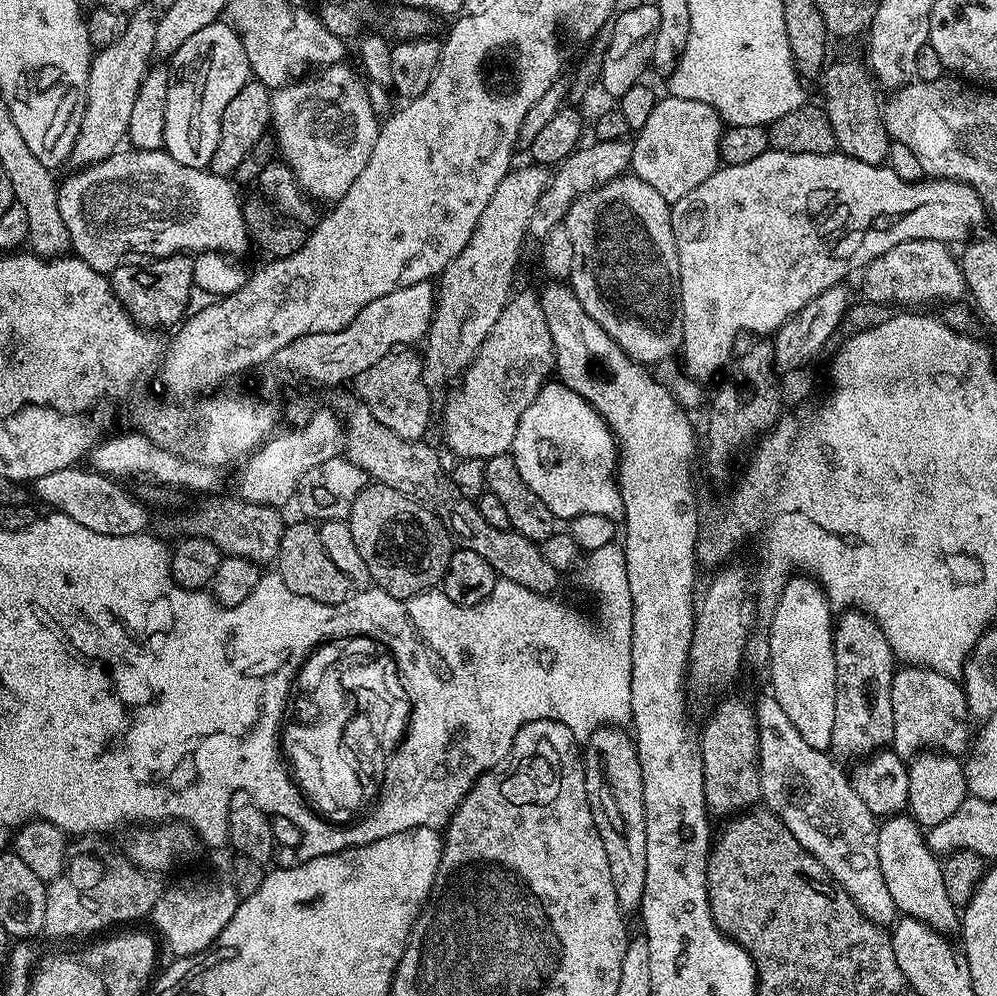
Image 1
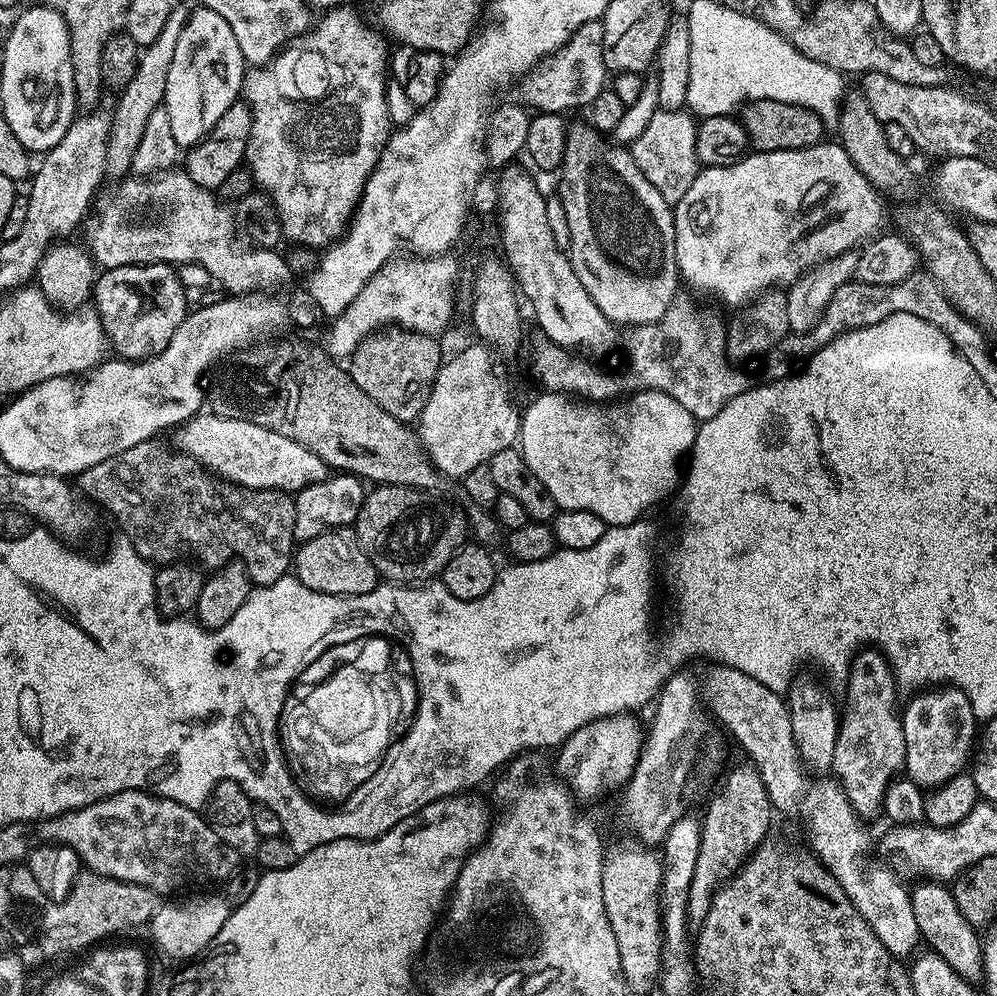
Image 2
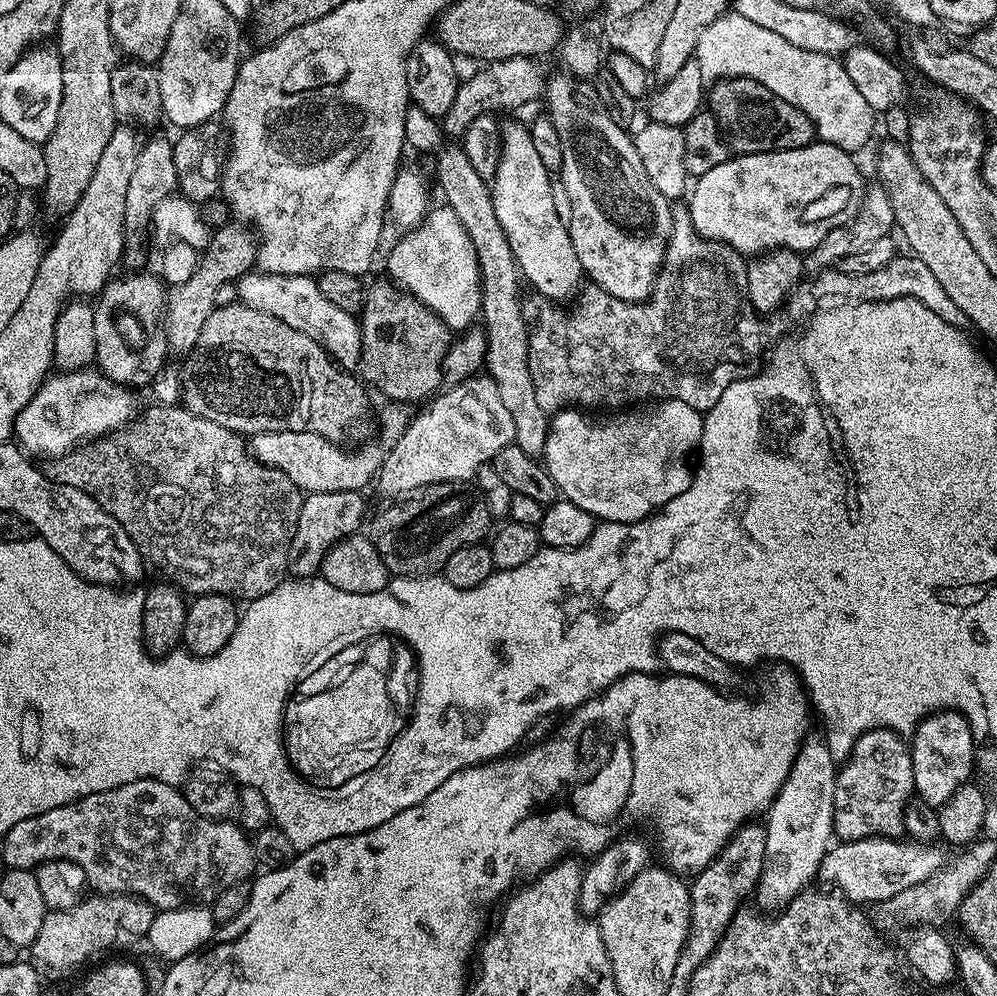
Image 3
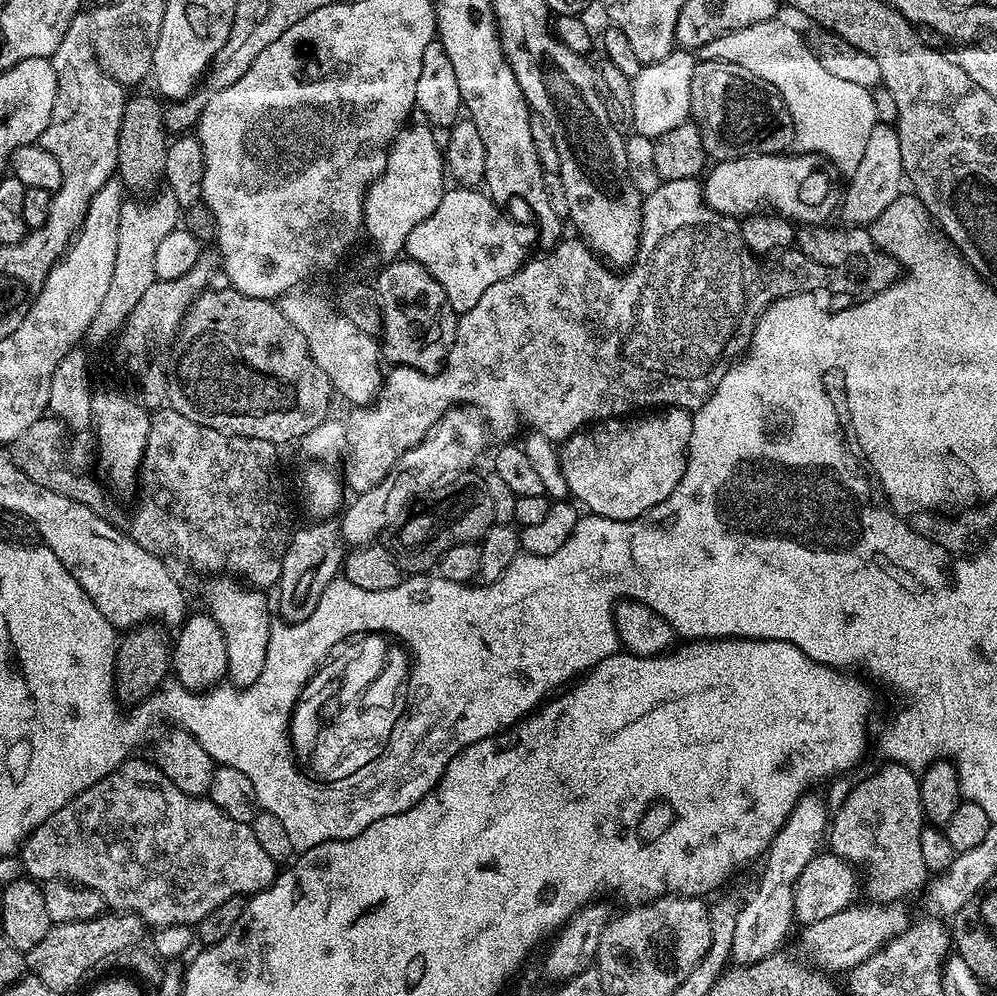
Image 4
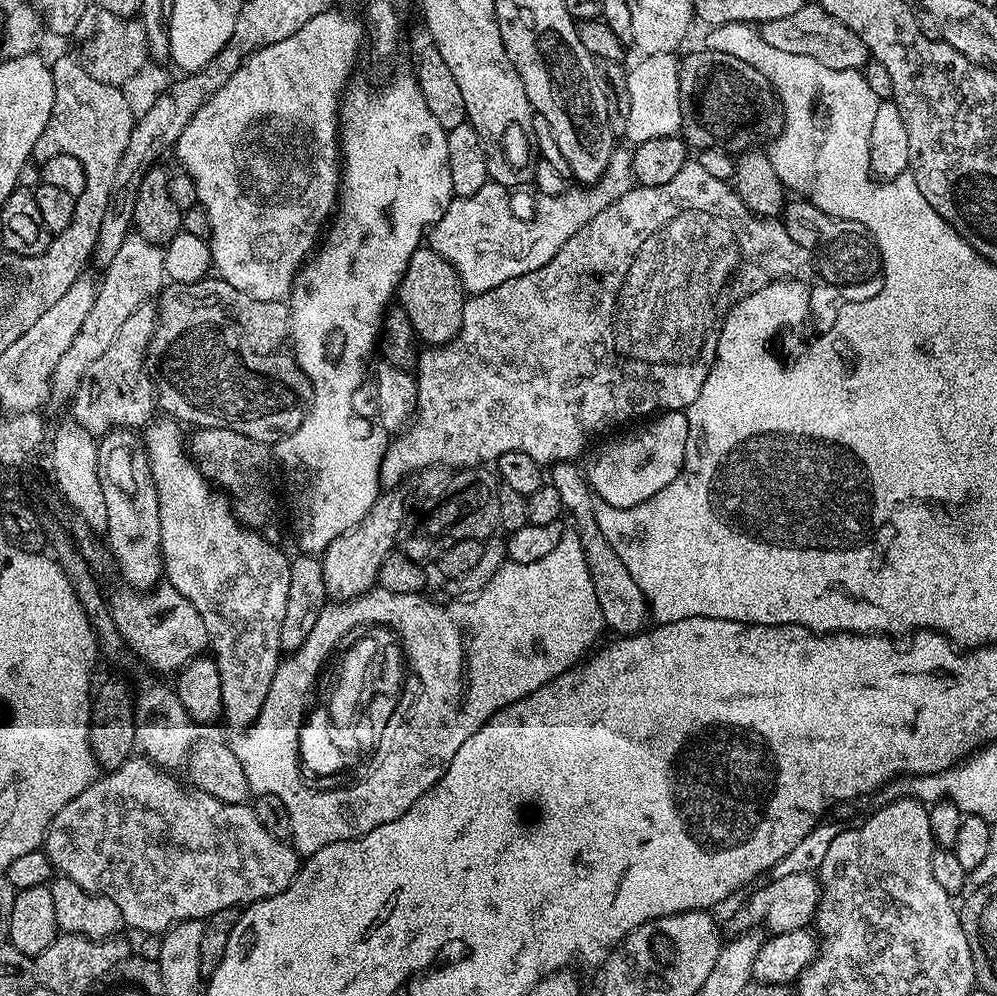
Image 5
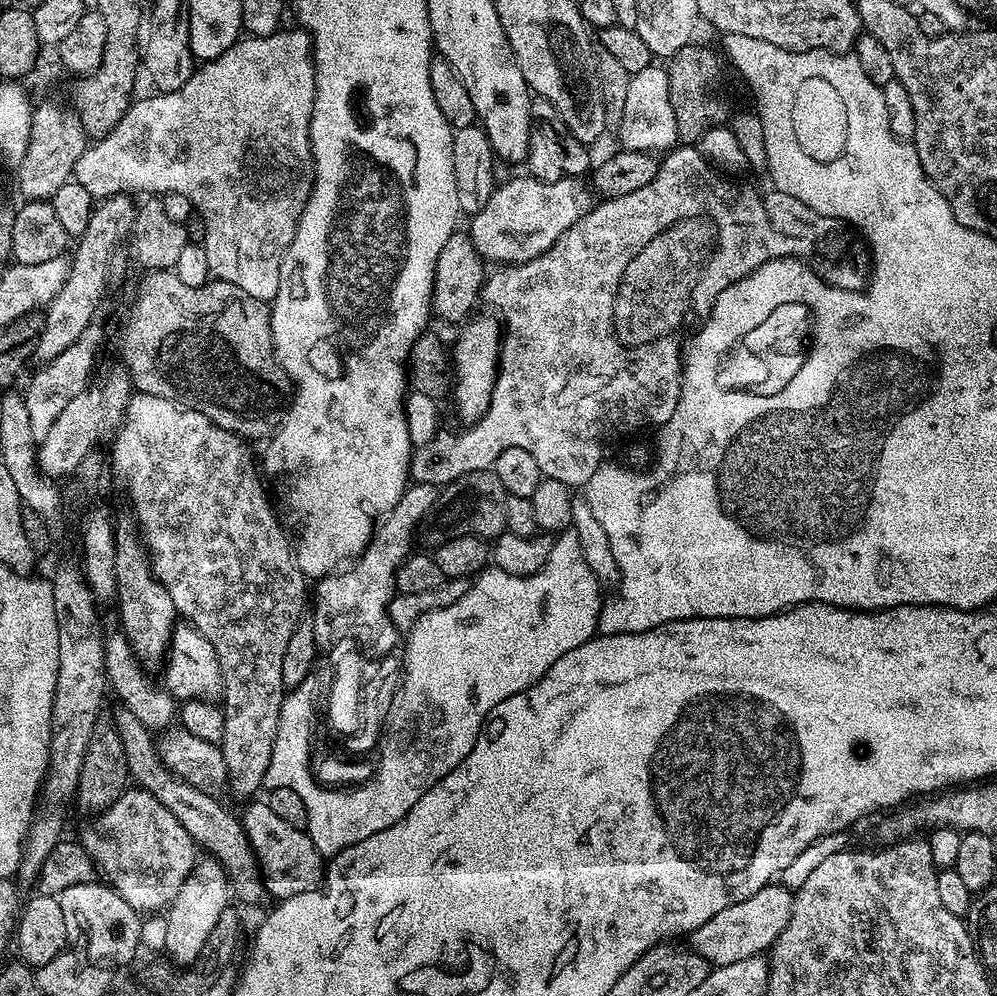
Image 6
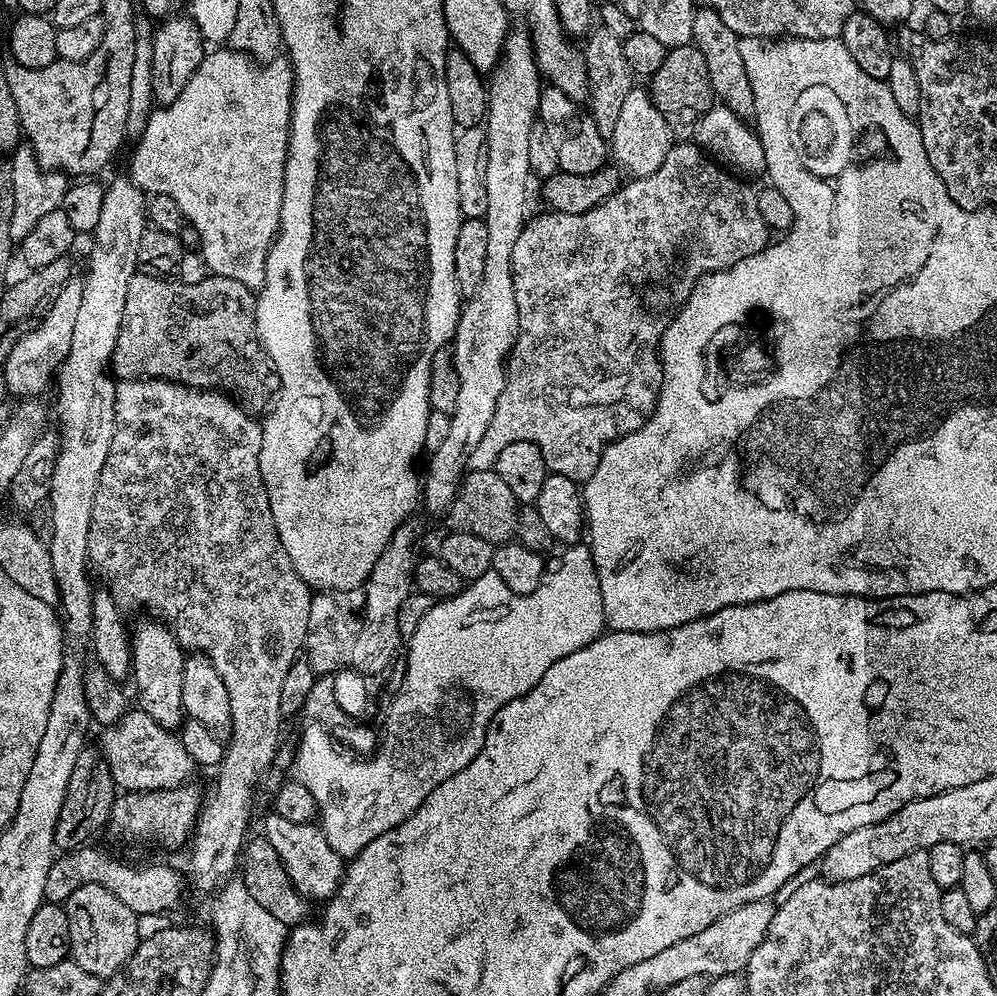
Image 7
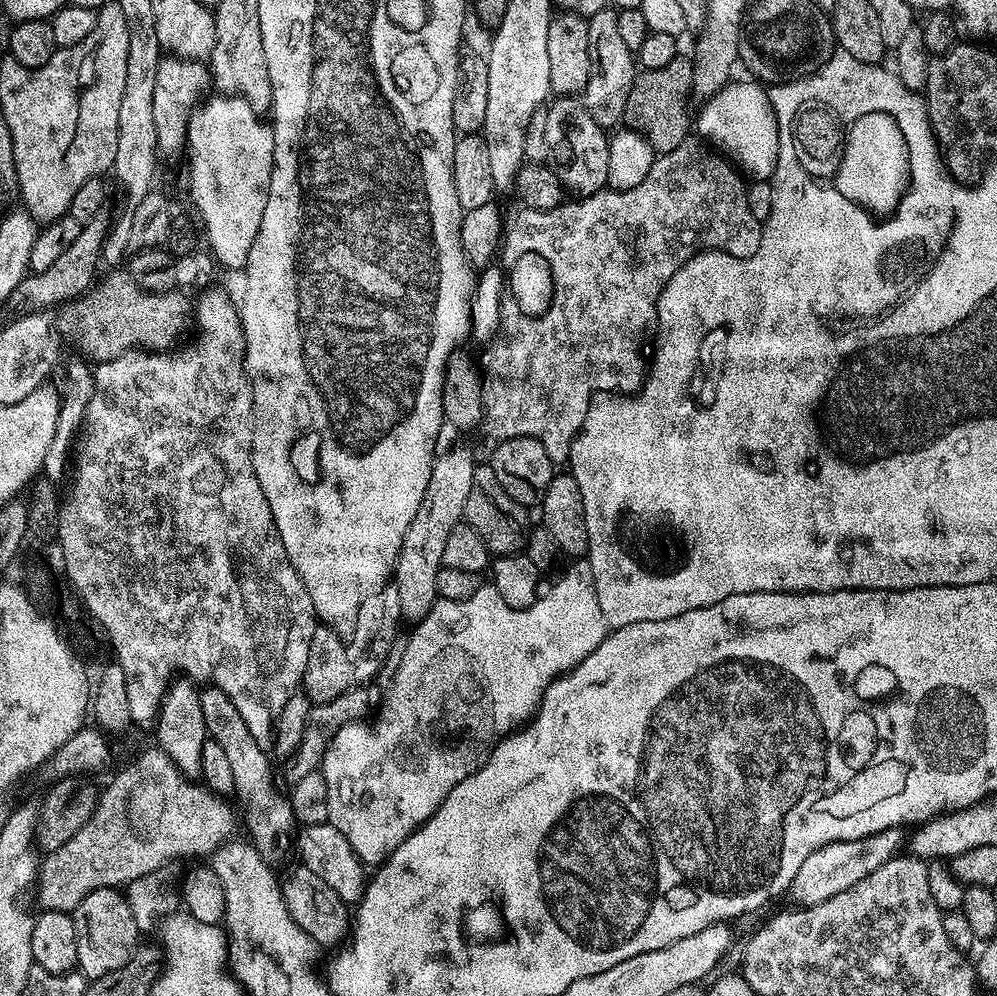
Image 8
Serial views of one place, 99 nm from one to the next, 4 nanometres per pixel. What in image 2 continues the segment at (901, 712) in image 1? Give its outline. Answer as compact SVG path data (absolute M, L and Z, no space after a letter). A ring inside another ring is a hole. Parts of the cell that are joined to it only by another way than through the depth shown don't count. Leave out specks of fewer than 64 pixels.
M936 686L913 696L916 697L912 705L902 712L906 734L904 772L919 788L940 788L969 767L978 740L978 721L970 706L970 698L966 698L960 688Z

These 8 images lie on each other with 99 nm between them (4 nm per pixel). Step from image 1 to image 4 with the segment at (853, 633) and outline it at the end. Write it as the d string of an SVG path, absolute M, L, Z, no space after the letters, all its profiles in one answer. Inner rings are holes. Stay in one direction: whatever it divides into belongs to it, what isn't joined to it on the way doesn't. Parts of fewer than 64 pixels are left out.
M891 762L881 765L841 802L837 812L835 809L826 840L832 843L831 855L841 856L862 870L862 888L868 891L869 901L904 902L930 880L920 841L926 827L920 781L906 766Z

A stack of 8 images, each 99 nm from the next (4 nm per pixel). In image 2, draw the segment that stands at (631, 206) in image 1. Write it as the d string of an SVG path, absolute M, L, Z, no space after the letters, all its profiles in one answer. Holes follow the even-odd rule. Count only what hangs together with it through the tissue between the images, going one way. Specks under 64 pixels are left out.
M588 122L573 123L569 127L563 172L564 181L560 184L558 195L570 226L568 248L578 282L586 286L586 294L594 298L594 306L598 306L598 310L602 310L602 314L606 314L613 324L657 324L677 299L676 280L678 284L681 279L676 266L673 205L668 204L666 198L662 198L662 194L650 186L650 182L646 182L646 174L638 170L627 147L609 142Z

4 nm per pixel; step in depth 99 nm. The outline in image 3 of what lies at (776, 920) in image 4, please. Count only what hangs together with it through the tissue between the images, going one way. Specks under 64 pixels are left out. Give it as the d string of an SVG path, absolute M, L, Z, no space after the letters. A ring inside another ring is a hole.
M813 738L805 739L804 743L801 744L800 749L798 750L798 754L796 755L794 766L790 770L790 774L786 778L786 782L782 786L782 790L779 792L778 795L776 795L775 800L773 800L771 806L768 808L766 813L766 823L764 824L764 833L766 834L766 858L764 859L764 865L762 866L760 881L756 883L754 900L757 900L757 902L761 904L761 906L759 905L759 907L768 914L775 914L779 912L780 909L786 907L789 902L791 902L791 900L793 900L793 898L797 896L798 893L805 891L805 889L807 889L809 885L811 885L808 884L811 882L811 880L815 881L817 879L822 858L828 852L828 849L834 840L832 827L834 826L834 790L836 789L836 773L838 771L838 762L830 754L827 743L825 743L823 739L812 739Z

